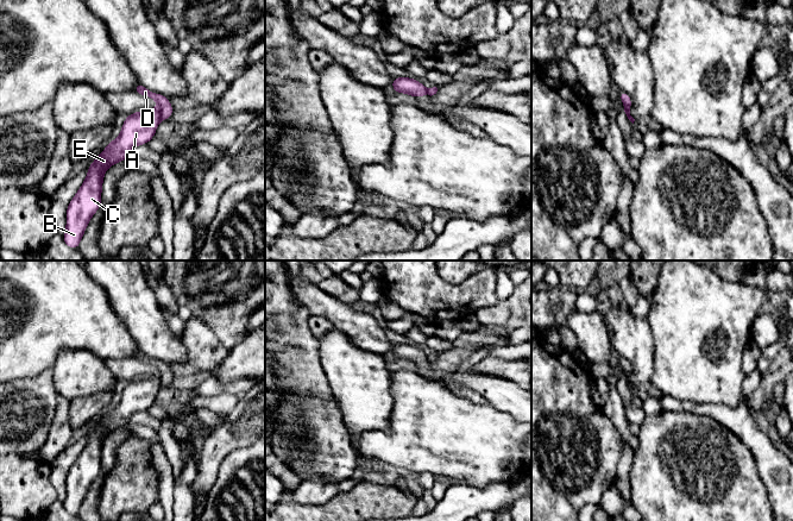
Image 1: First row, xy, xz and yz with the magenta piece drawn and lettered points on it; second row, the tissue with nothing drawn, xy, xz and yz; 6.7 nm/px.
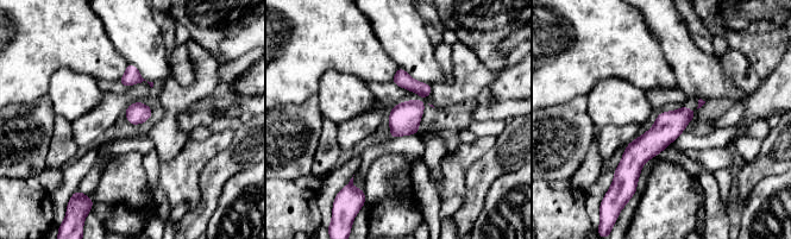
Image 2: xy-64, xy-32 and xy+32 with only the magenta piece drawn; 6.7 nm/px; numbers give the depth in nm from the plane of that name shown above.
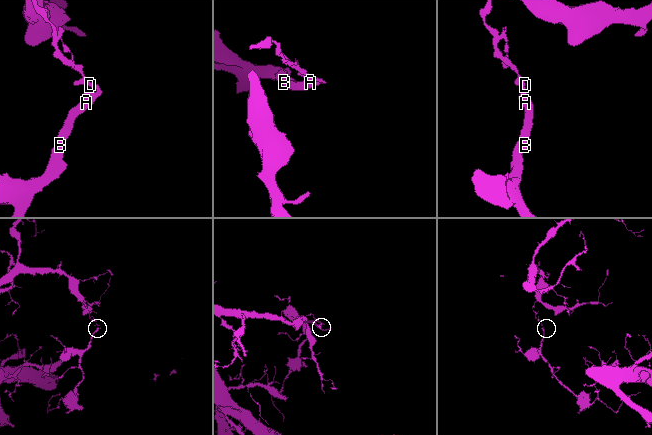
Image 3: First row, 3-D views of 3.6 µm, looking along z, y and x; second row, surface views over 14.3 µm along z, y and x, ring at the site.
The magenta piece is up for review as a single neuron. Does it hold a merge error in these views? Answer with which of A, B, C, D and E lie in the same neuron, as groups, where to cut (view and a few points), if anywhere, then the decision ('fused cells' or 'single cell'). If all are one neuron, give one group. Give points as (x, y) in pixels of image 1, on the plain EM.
A B C D E; no cut; single cell

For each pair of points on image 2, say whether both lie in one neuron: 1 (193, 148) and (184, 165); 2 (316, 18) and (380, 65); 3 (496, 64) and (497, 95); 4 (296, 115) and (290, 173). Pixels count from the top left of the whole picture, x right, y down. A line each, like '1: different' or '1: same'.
1: same
2: same
3: different
4: same

